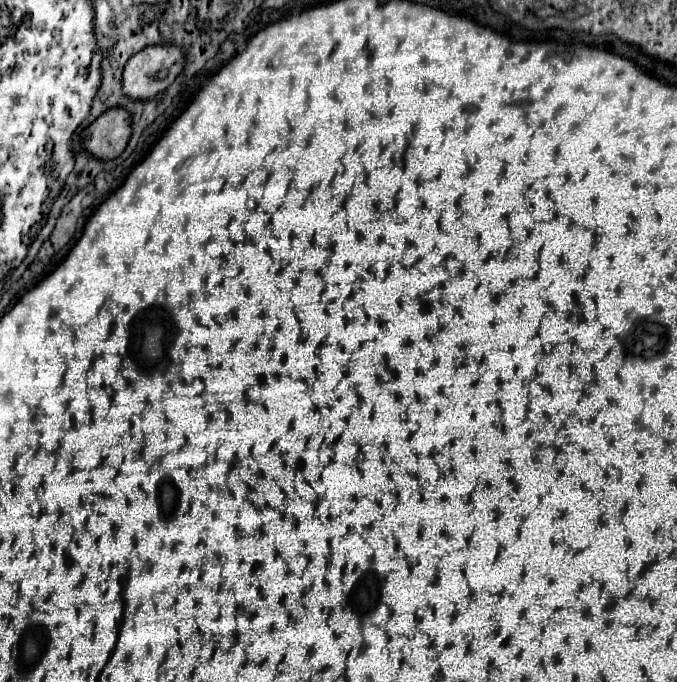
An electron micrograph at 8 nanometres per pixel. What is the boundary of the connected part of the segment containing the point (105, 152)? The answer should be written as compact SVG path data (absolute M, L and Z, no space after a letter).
M110 108L98 116L84 132L86 150L104 160L112 160L126 148L132 136L132 116L126 108Z

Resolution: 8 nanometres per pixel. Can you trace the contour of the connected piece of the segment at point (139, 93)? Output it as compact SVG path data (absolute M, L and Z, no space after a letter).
M148 46L126 64L124 92L132 98L152 98L176 80L184 64L186 52L180 46Z

